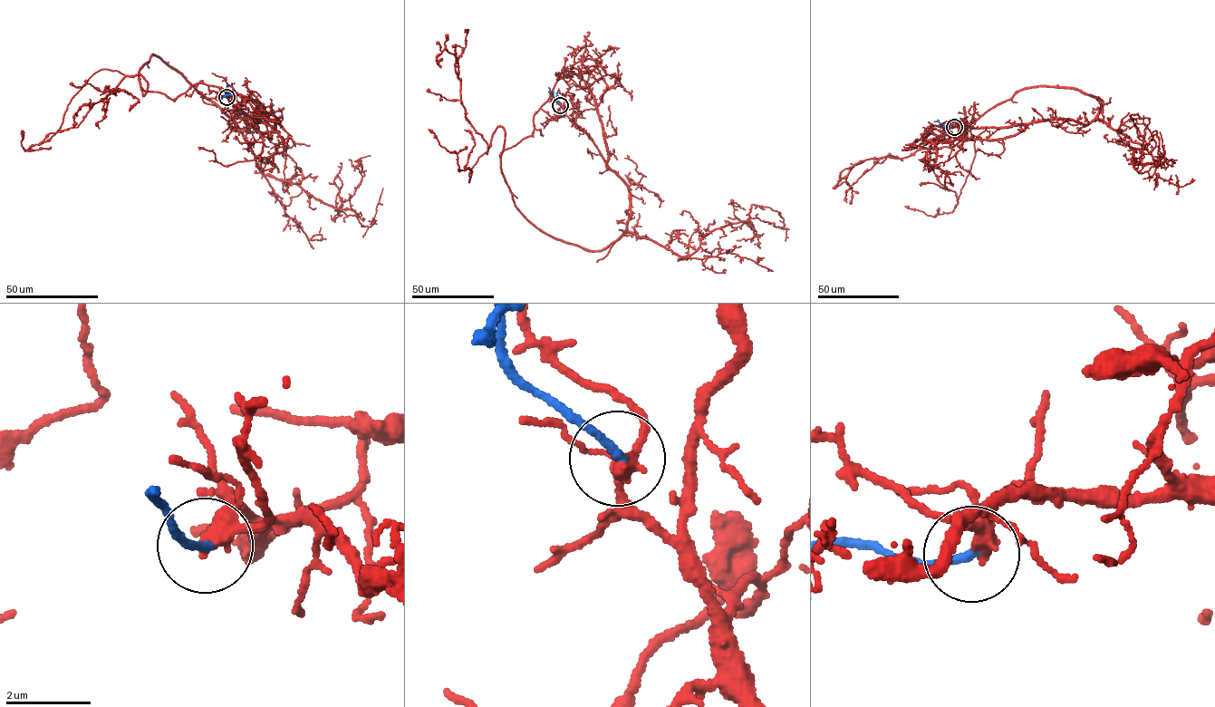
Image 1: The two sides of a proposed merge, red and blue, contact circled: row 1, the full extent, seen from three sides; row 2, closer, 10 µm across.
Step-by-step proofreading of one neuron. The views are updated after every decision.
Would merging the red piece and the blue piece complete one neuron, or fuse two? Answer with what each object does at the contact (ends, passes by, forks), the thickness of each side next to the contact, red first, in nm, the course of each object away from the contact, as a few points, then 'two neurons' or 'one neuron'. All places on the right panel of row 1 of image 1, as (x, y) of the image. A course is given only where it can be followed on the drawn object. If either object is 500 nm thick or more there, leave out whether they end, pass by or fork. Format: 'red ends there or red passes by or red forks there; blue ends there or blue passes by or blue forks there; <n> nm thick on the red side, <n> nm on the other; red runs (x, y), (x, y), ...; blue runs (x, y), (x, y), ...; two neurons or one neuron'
red passes by; blue ends there; 320 nm thick on the red side, 190 nm on the other; red runs (955, 127), (1097, 118), (1144, 145), (1134, 150), (1140, 162), (1156, 142), (1142, 118), (1118, 129), (1129, 112); blue runs (954, 127), (933, 121); one neuron

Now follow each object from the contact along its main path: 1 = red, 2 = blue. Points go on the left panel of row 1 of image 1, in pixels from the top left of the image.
1: (226, 97), (259, 120), (236, 127), (264, 175), (323, 202), (349, 199), (364, 174), (357, 160), (370, 156)
2: (226, 97), (227, 85)

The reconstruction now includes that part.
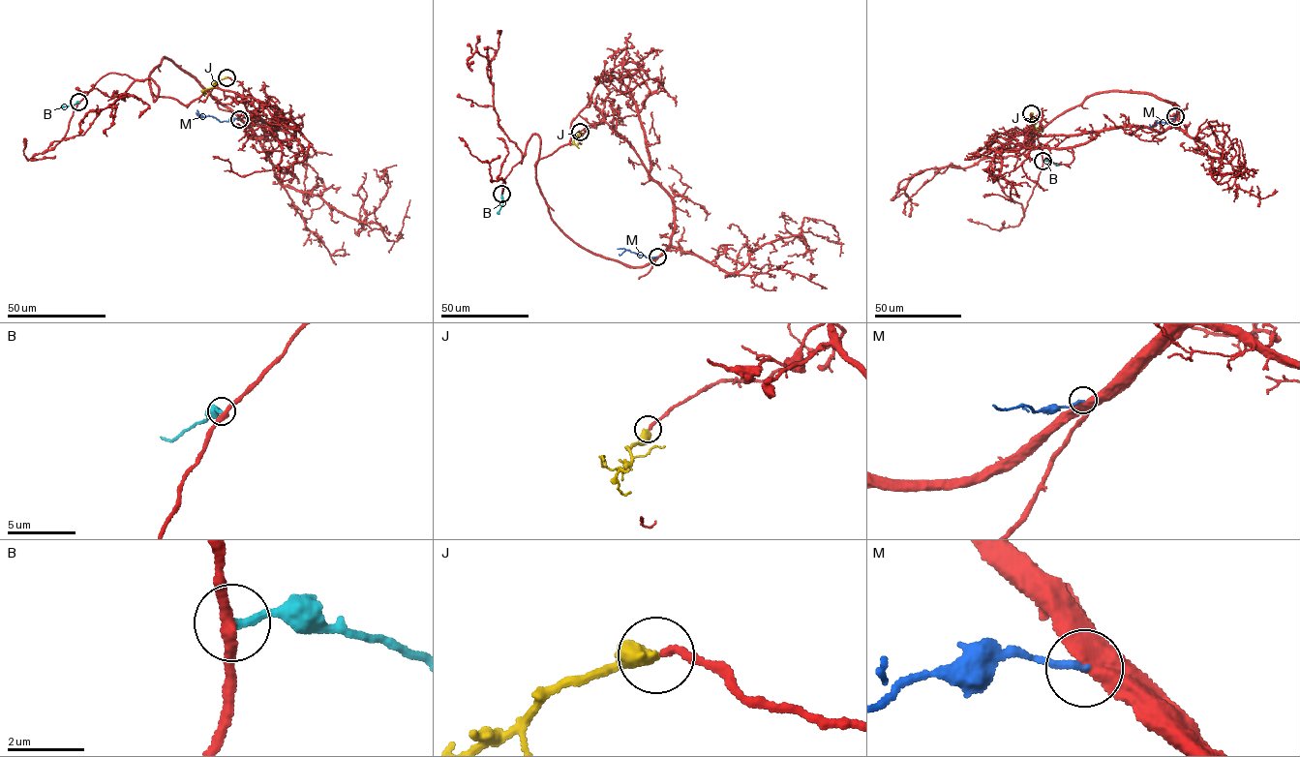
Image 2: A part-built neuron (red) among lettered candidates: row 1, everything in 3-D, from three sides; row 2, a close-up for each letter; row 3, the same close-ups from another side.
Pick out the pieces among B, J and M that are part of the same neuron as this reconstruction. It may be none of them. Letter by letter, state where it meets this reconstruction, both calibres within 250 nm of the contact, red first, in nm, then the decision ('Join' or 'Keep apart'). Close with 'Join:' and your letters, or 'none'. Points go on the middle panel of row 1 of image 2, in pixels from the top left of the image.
B: Touches red at (501, 194). Thickness 320 nm (red) against 200 nm. Keep apart
J: Touches red at (580, 132). Thickness 200 nm (red) against 480 nm. Join
M: Touches red at (657, 257). Thickness 700 nm (red) against 180 nm. Keep apart
Join: J

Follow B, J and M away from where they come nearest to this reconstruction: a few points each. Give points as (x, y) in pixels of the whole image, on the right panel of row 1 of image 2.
B: (1043, 160), (1059, 166)
J: (1031, 113), (1033, 124), (1038, 129)
M: (1175, 116), (1167, 124), (1156, 123), (1152, 127), (1149, 124)

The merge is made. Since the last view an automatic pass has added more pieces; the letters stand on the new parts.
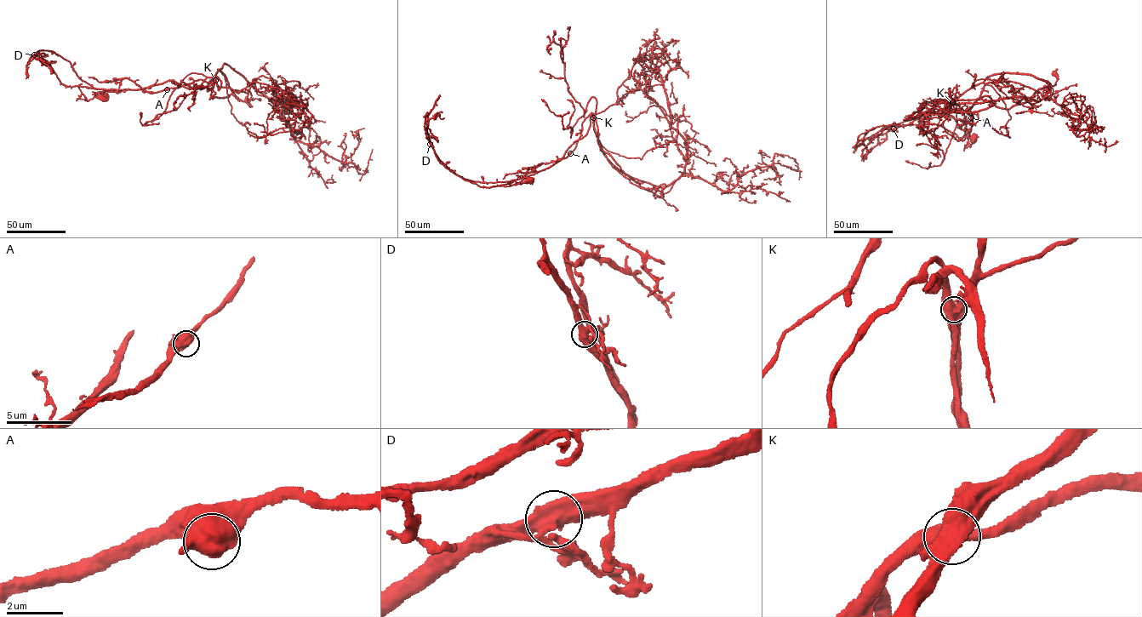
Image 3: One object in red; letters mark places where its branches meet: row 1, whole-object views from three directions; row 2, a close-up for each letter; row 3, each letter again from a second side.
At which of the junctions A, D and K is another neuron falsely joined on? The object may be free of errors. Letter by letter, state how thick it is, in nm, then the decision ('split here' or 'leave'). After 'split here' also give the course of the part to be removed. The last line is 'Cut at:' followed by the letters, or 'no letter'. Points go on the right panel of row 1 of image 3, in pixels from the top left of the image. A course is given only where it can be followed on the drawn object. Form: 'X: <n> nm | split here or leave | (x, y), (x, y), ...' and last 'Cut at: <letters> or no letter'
A: 550 nm | leave
D: 550 nm | leave
K: 600 nm | split here | (952, 102), (950, 111), (970, 111), (967, 133), (951, 116), (933, 113), (879, 130), (854, 152)
Cut at: K

